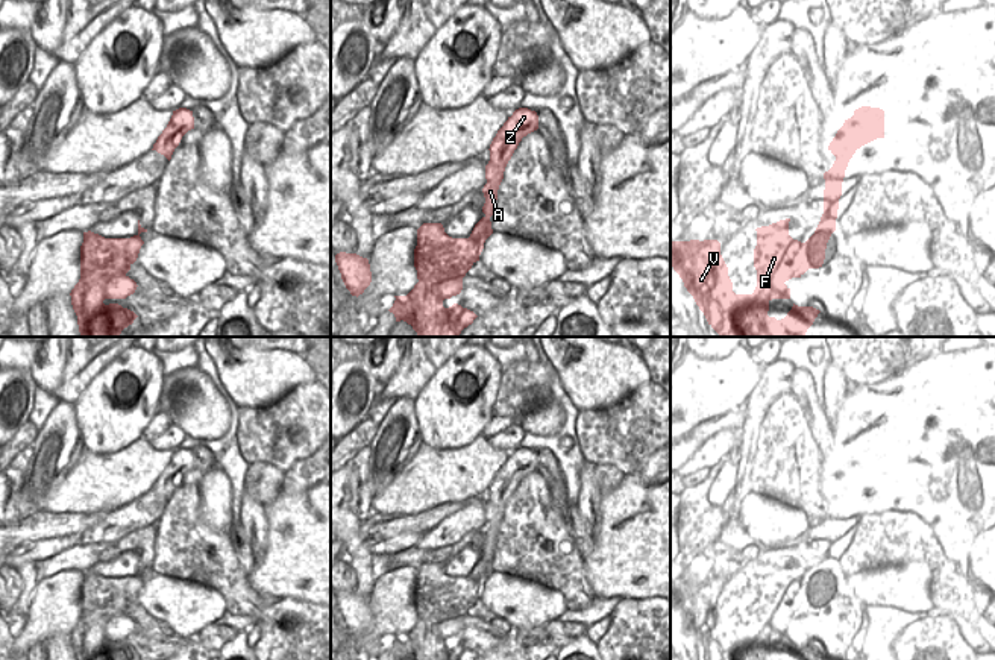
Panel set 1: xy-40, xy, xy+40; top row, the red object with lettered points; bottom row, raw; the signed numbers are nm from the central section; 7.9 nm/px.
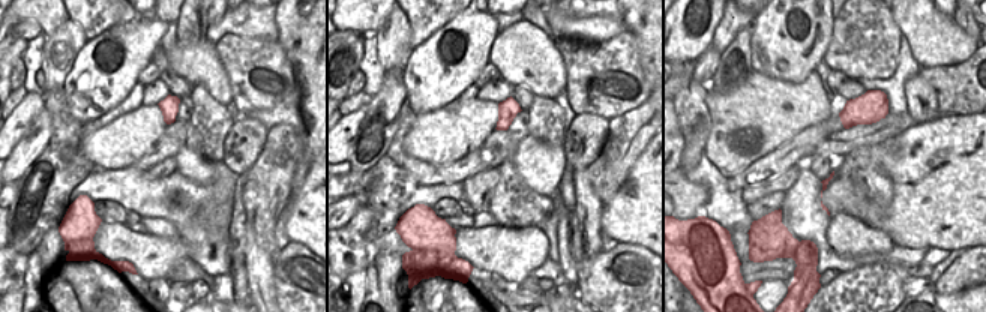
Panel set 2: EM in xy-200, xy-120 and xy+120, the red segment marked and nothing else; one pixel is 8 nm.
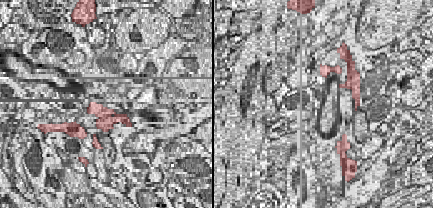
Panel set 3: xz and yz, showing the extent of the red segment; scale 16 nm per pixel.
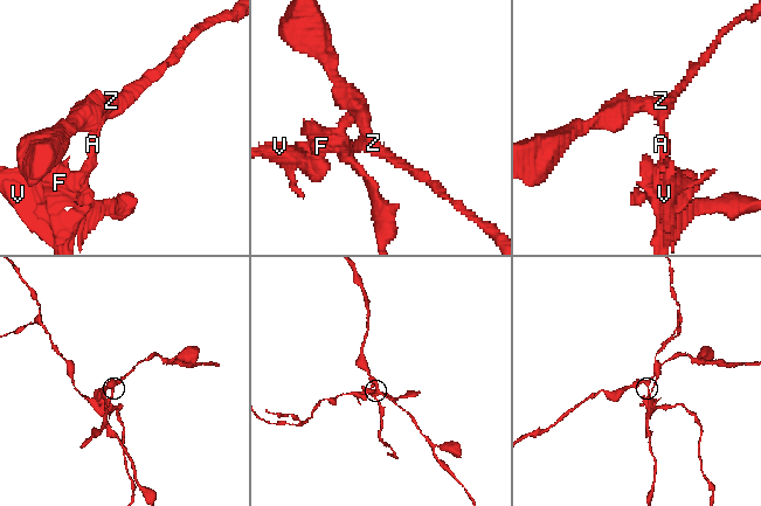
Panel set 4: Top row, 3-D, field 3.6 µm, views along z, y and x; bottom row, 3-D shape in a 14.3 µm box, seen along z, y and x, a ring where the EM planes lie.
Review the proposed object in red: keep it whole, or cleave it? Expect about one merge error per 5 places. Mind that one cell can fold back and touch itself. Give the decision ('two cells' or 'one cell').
two cells

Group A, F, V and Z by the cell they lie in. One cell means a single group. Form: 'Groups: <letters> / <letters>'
Groups: A Z / F V.

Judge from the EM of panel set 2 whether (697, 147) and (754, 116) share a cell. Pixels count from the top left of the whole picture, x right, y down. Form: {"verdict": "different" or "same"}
{"verdict": "different"}

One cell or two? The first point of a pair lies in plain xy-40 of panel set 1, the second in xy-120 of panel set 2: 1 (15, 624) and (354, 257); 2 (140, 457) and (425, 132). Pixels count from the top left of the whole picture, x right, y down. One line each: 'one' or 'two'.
1: two
2: one

